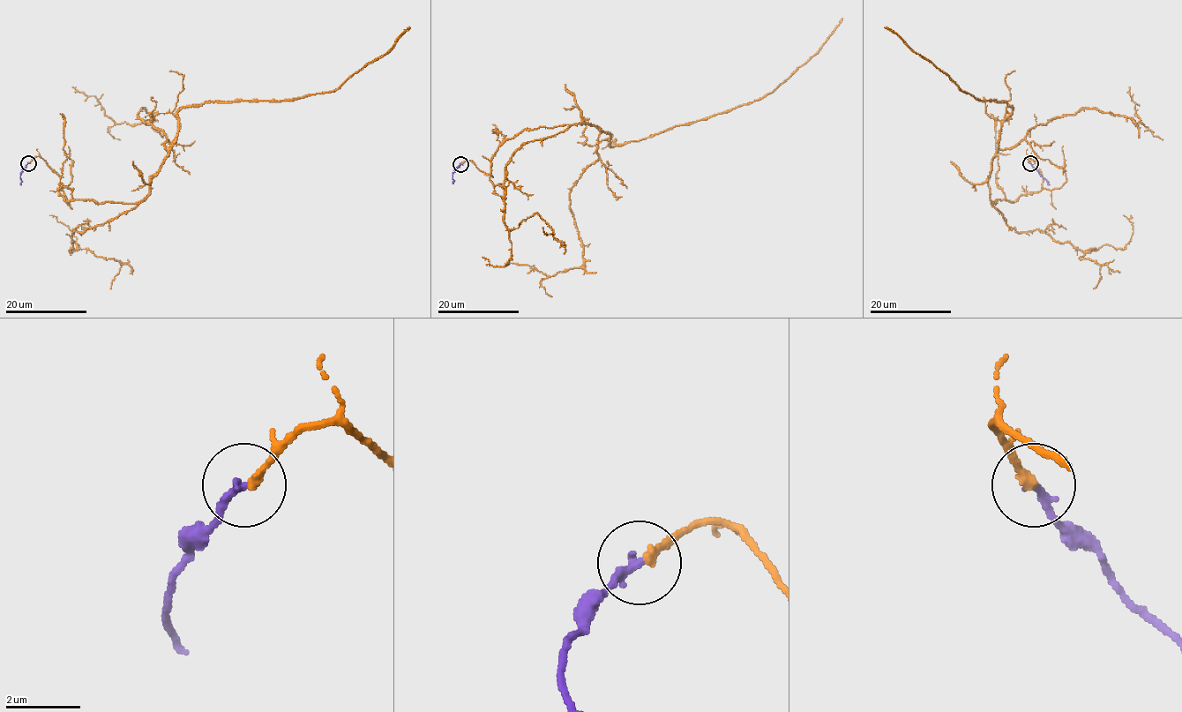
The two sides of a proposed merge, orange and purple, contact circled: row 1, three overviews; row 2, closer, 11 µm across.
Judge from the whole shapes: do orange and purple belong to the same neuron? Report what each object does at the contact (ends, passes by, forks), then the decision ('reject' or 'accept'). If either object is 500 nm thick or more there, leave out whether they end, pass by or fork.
orange ends; purple ends; accept

